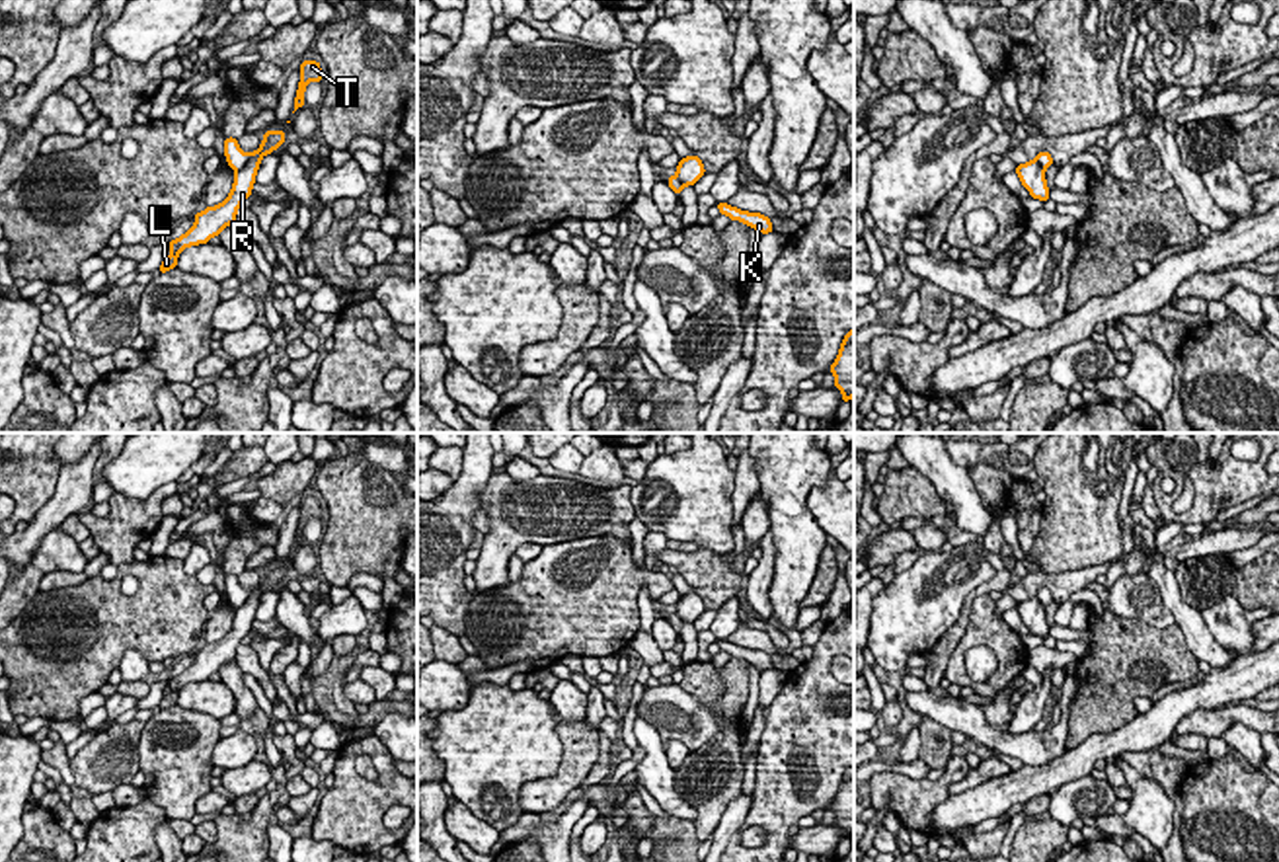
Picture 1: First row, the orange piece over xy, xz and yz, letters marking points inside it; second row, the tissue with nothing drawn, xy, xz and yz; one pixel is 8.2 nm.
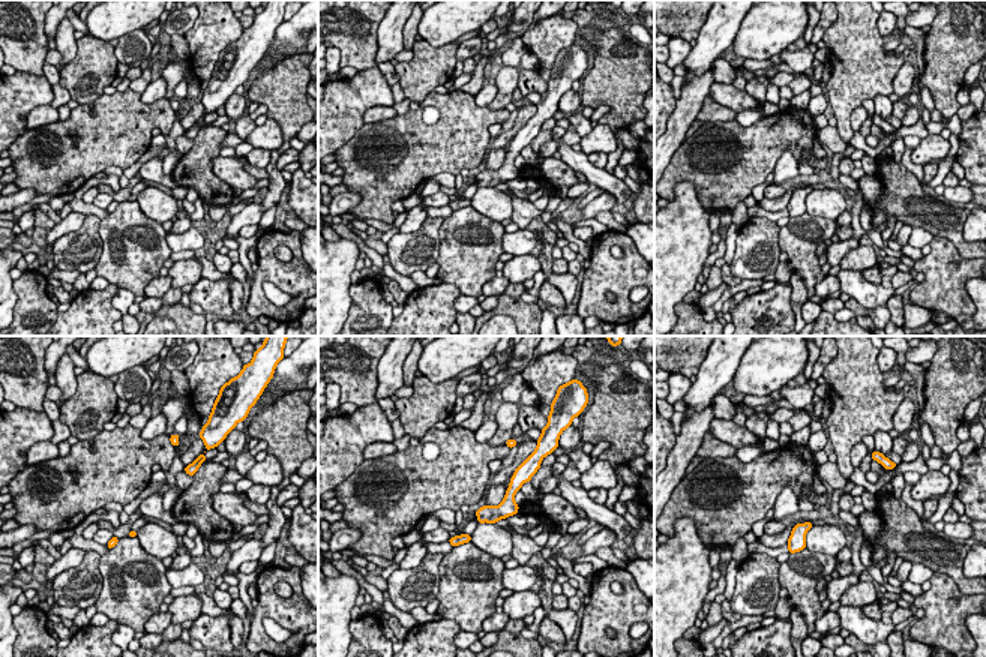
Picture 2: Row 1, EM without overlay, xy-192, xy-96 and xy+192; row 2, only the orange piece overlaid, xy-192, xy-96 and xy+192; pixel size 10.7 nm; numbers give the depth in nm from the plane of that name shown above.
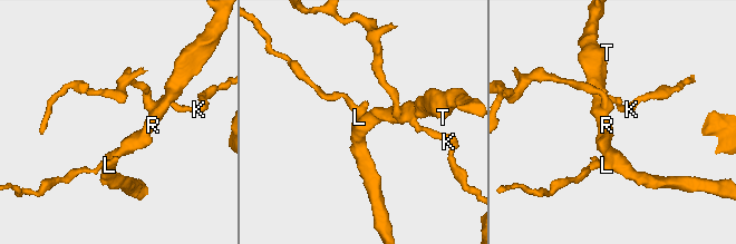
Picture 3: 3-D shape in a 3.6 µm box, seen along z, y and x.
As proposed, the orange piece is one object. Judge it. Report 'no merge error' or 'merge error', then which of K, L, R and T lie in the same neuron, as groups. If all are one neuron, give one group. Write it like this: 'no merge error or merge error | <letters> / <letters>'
merge error | K / L R T

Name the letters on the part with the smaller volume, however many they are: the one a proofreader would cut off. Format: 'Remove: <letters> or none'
Remove: K

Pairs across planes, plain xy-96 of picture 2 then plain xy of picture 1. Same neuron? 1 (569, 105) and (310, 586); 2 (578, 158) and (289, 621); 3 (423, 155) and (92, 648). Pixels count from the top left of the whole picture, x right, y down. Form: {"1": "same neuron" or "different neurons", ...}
{"1": "different neurons", "2": "same neuron", "3": "same neuron"}

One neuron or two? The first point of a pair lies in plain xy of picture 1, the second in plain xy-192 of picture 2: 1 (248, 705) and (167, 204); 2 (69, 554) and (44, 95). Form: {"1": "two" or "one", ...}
{"1": "two", "2": "one"}

